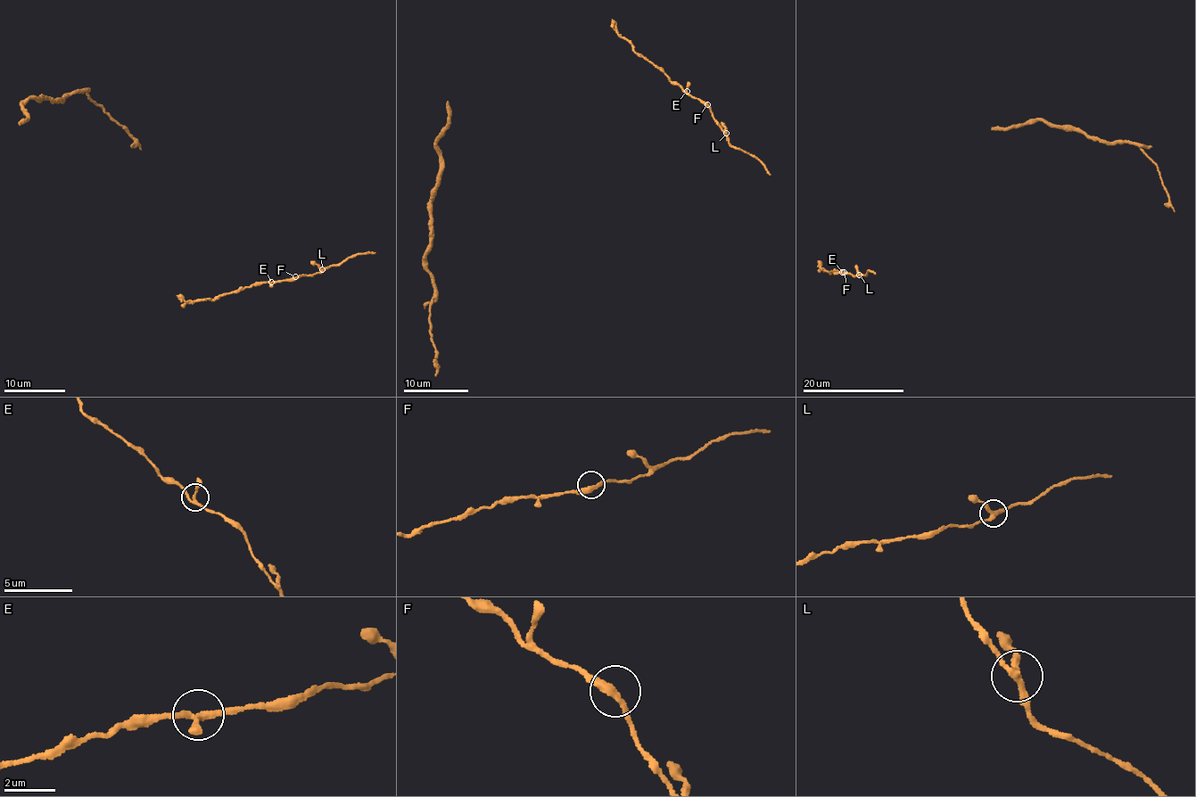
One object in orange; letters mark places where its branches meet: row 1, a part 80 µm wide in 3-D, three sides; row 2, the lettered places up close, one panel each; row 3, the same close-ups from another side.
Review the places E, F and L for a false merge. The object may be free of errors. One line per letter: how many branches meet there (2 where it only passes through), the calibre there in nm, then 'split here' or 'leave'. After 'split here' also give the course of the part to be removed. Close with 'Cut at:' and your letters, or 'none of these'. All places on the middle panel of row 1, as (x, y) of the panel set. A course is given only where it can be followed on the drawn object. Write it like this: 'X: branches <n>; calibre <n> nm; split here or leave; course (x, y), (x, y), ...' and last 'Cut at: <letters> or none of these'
E: branches 3; calibre 200 nm; leave
F: branches 2; calibre 320 nm; leave
L: branches 3; calibre 240 nm; leave
Cut at: none of these

